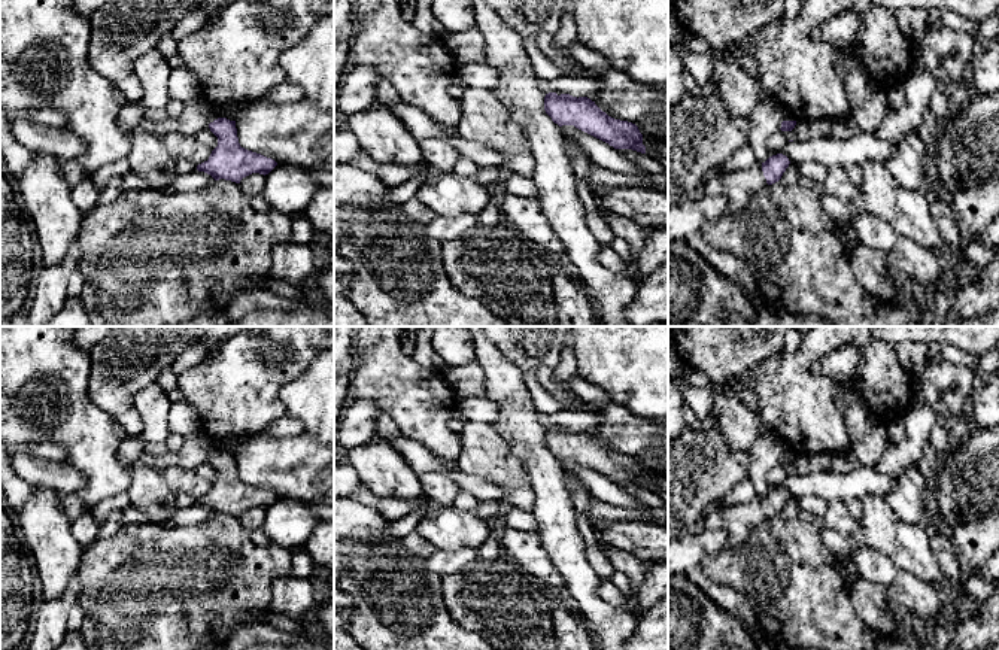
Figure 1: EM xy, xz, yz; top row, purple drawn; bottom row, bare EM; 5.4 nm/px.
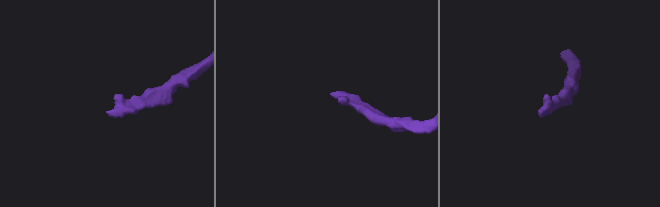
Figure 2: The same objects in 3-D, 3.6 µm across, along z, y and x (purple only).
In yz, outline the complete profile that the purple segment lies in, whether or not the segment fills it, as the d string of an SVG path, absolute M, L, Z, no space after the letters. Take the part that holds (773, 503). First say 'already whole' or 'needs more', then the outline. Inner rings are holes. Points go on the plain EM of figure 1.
needs more | M777 488L762 498L756 495L749 502L711 511L704 517L704 525L707 529L723 529L728 535L726 549L735 549L760 522L778 516L789 498L786 489Z

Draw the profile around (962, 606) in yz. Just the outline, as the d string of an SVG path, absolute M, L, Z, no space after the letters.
M953 590L948 601L950 623L960 623L977 614L981 601L960 590Z

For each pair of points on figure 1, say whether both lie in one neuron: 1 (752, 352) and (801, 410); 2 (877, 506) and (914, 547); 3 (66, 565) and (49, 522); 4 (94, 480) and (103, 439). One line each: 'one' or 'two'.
1: two
2: one
3: one
4: one

